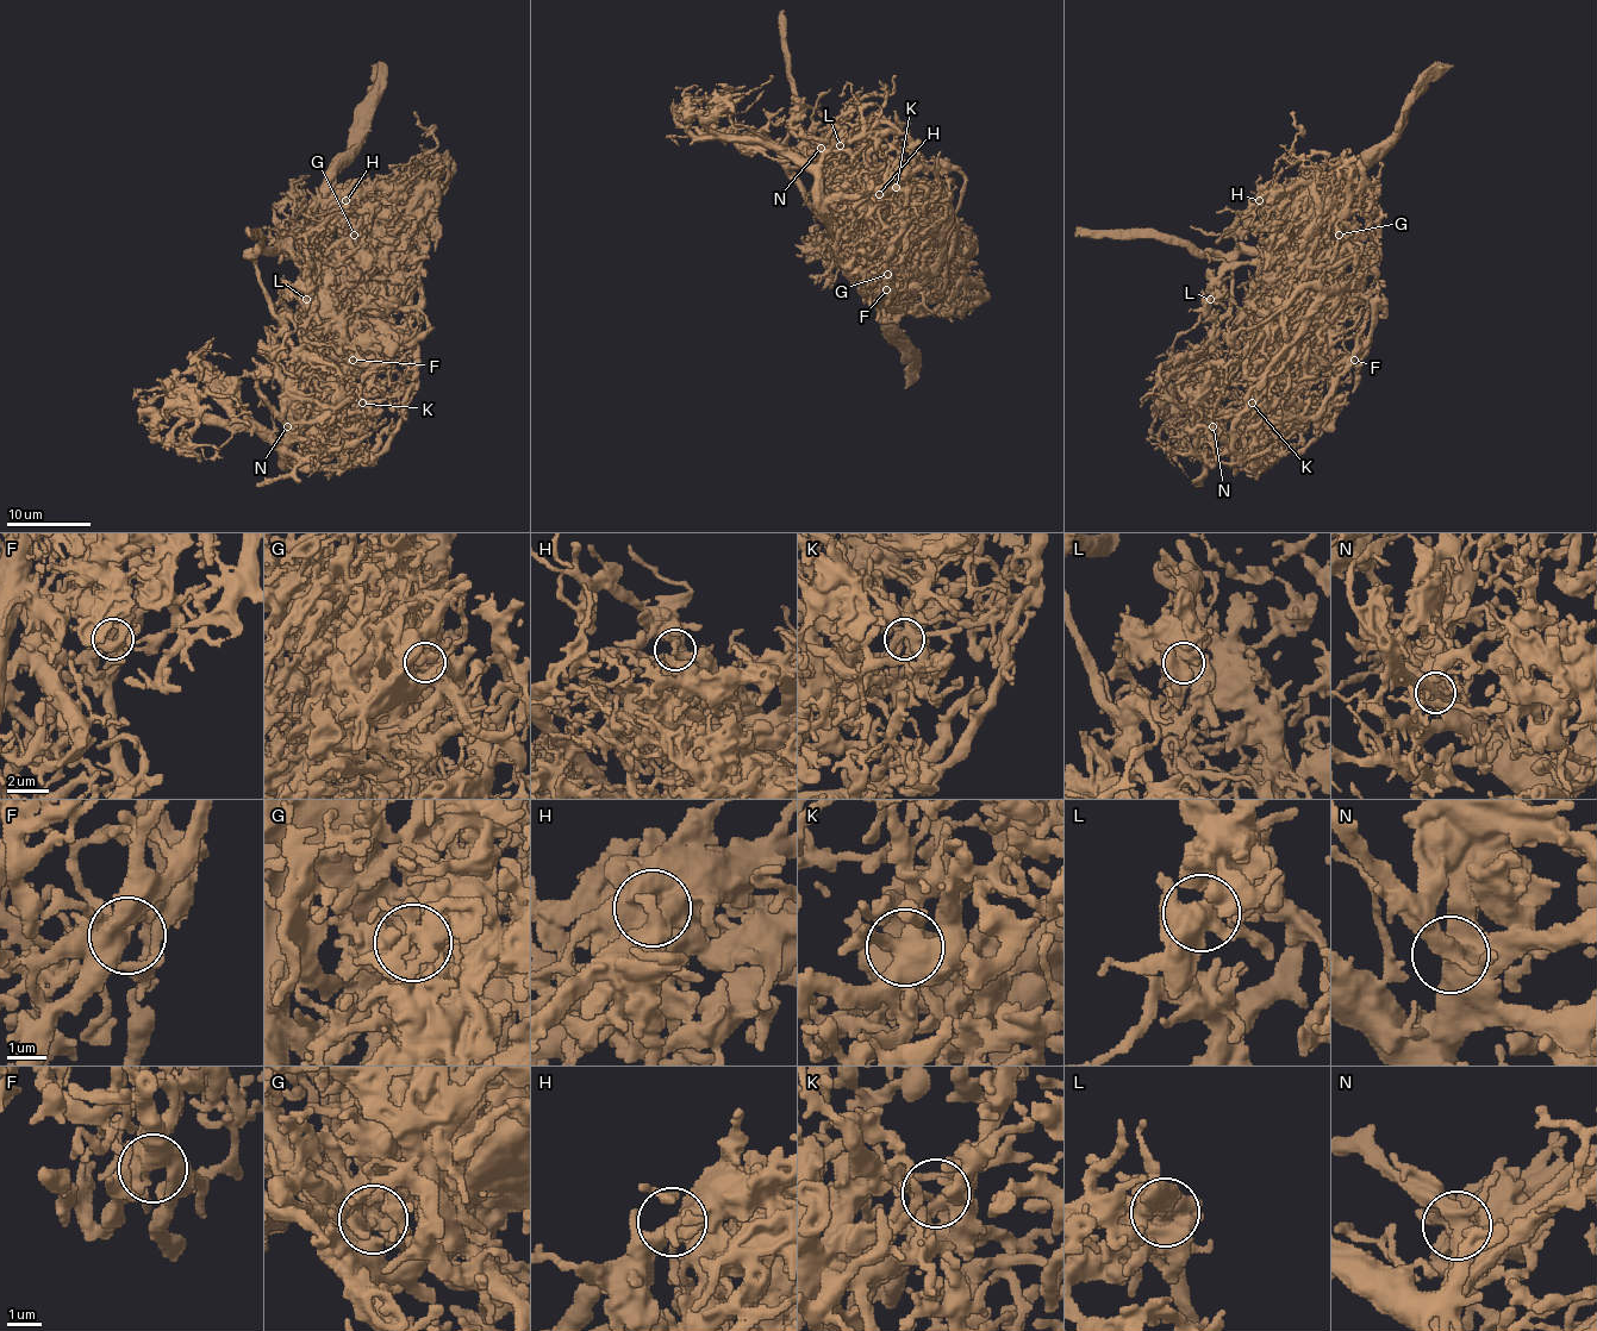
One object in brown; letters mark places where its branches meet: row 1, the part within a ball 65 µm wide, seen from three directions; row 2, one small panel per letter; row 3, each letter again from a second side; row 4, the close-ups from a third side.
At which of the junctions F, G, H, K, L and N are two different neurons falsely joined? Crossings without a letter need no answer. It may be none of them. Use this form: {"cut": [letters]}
{"cut": []}

